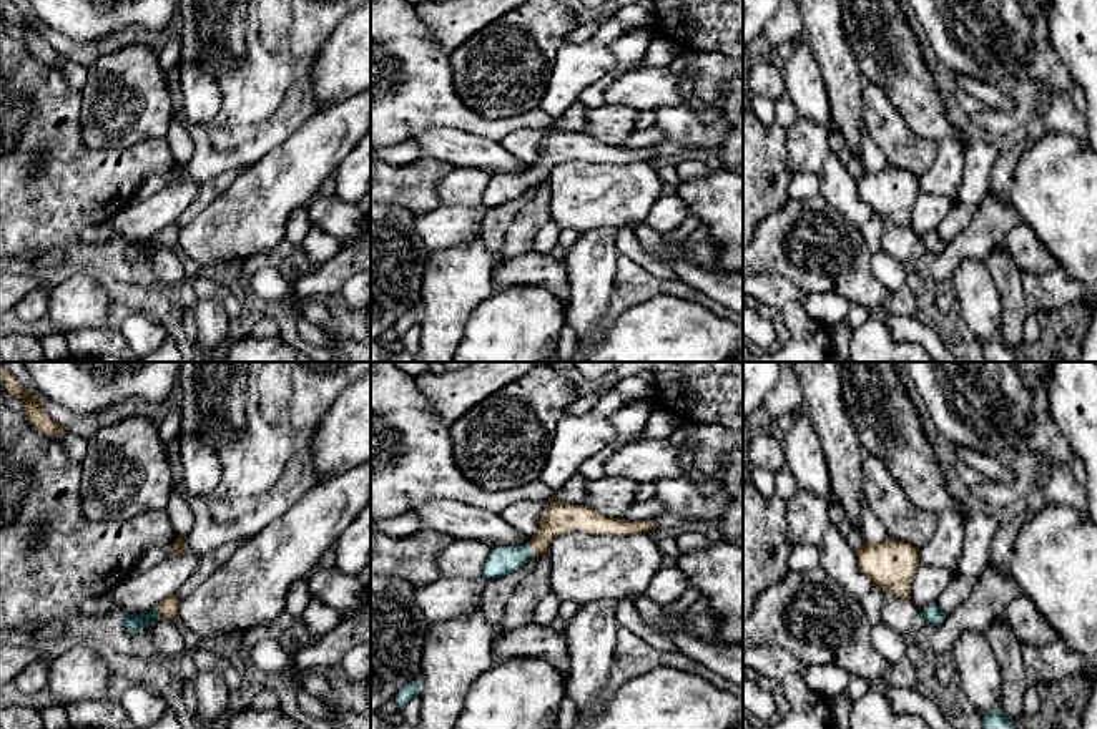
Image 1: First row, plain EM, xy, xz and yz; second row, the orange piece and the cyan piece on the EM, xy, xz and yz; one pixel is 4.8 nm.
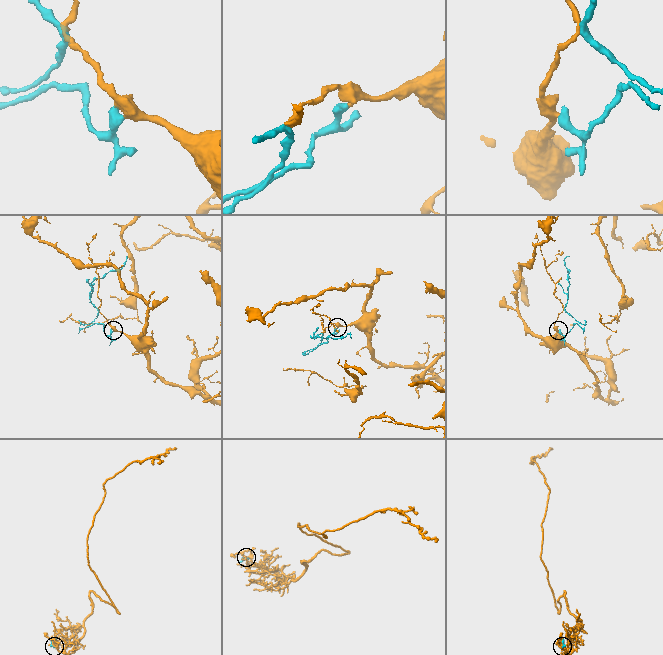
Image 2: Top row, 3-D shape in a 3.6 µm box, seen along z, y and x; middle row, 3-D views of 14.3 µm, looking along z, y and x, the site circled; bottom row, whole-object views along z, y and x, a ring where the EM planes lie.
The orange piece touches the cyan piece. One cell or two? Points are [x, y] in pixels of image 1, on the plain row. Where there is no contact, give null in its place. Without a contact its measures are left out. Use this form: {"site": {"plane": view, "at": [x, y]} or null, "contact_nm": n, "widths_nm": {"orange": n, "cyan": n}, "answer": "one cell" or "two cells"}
{"site": {"plane": "xz", "at": [532, 176]}, "contact_nm": 90, "widths_nm": {"orange": 150, "cyan": 140}, "answer": "one cell"}

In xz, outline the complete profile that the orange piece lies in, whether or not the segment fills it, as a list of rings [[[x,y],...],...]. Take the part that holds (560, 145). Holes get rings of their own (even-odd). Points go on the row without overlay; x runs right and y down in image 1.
[[[552,125],[535,163],[520,174],[492,174],[482,194],[482,204],[495,208],[510,203],[530,188],[547,183],[550,171],[558,163],[575,158],[623,164],[638,159],[653,159],[655,153],[648,146],[623,149],[622,146],[605,144],[588,133],[570,133]]]

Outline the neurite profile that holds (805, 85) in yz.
[[[801,37],[793,43],[794,51],[781,70],[786,81],[786,95],[793,100],[803,118],[823,126],[831,135],[829,123],[833,115],[823,70],[816,63],[806,37]]]

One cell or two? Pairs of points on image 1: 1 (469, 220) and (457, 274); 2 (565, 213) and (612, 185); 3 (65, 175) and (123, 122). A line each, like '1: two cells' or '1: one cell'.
1: two cells
2: one cell
3: two cells

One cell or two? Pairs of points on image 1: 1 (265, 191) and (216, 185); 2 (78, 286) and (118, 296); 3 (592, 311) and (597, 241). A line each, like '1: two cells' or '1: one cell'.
1: two cells
2: two cells
3: one cell

